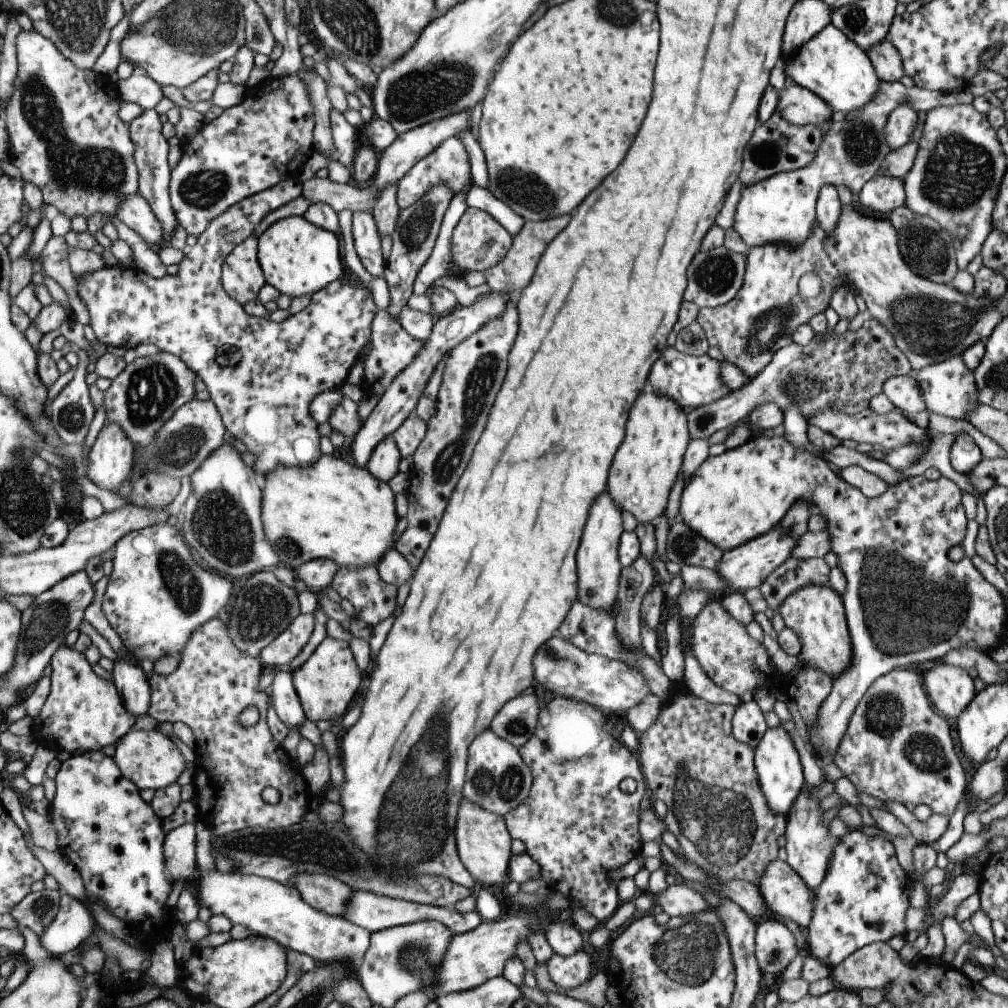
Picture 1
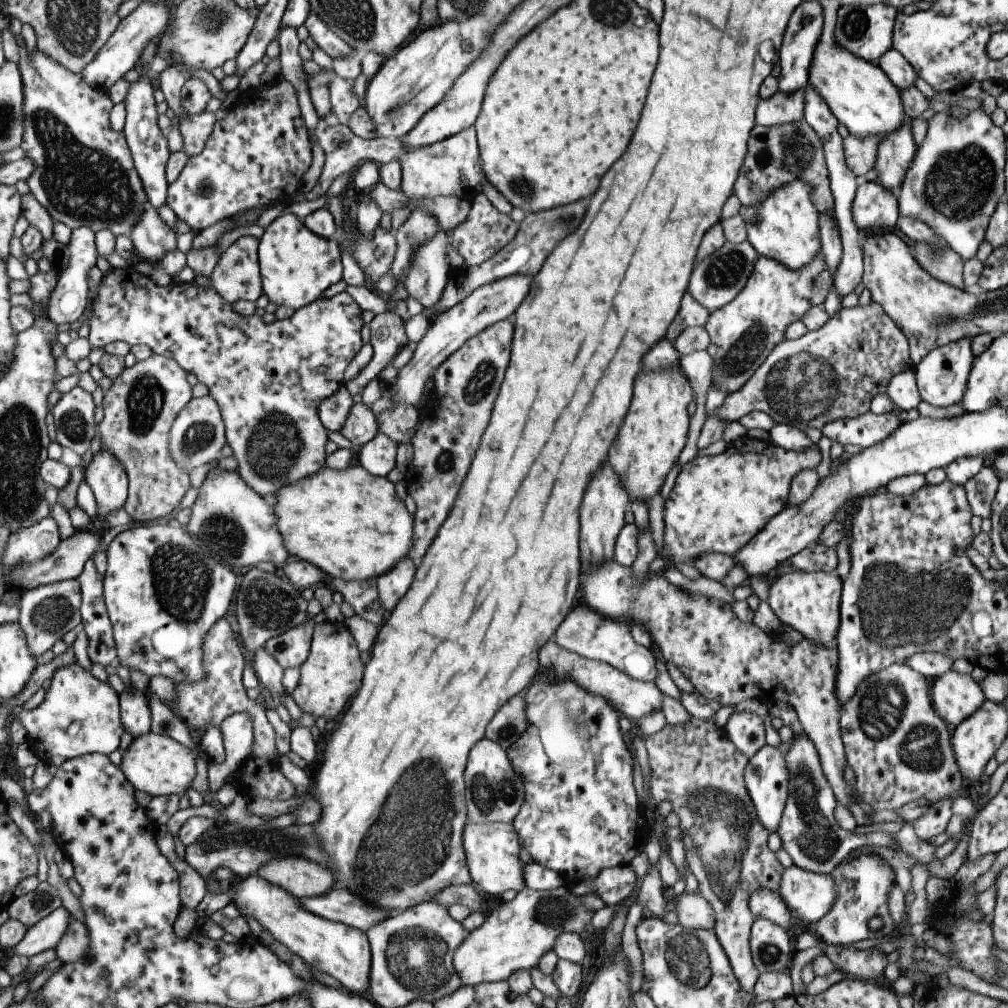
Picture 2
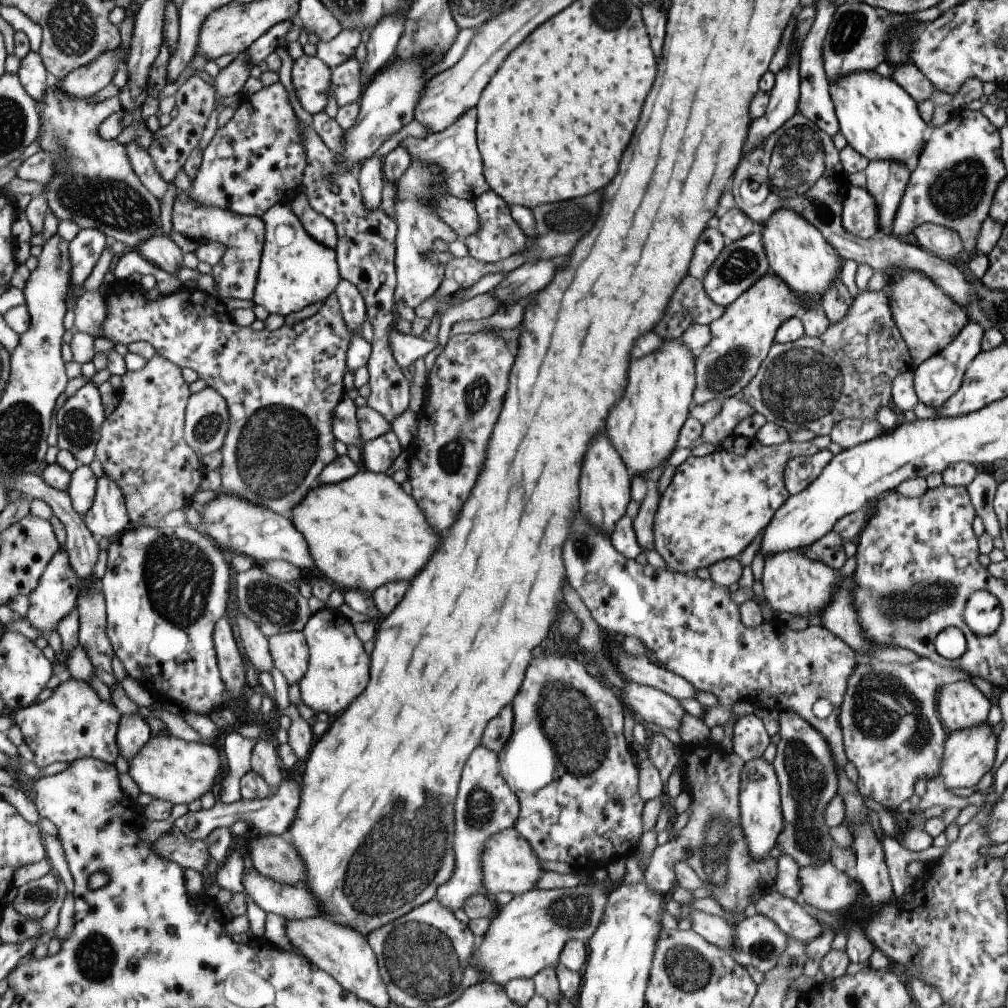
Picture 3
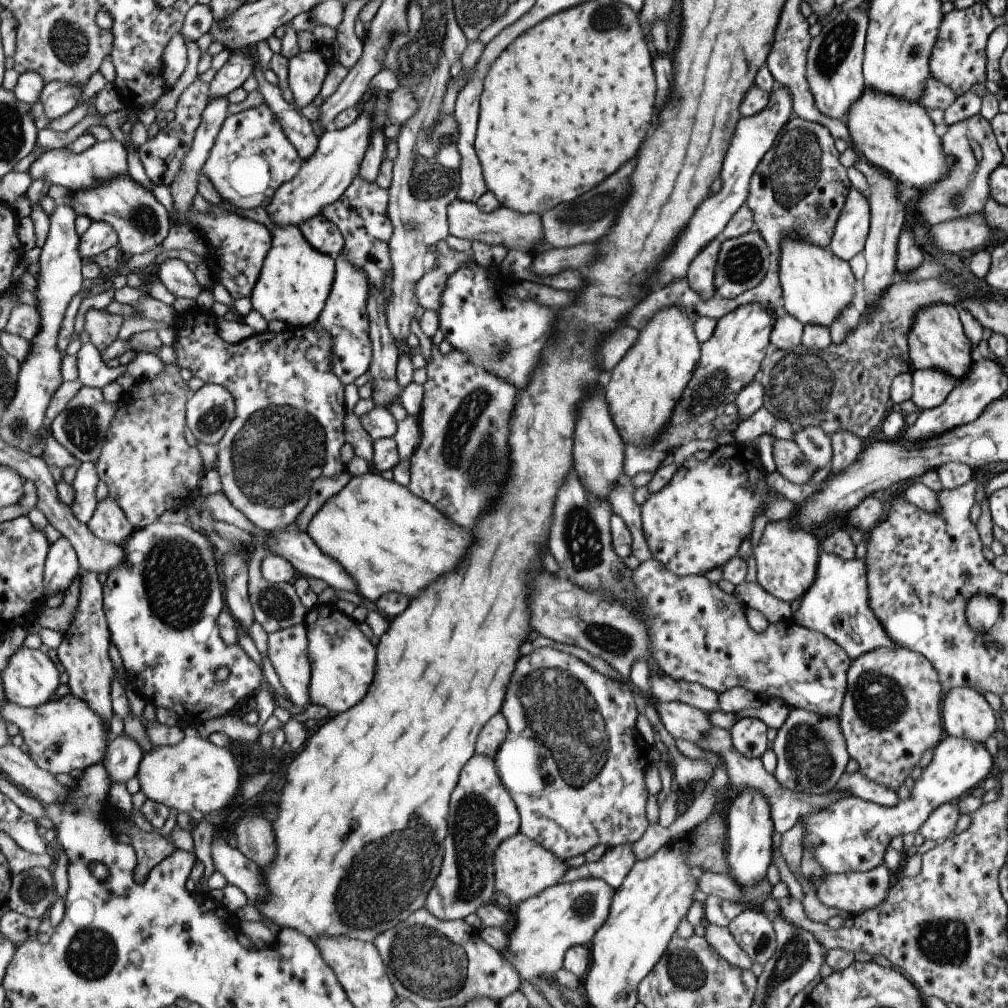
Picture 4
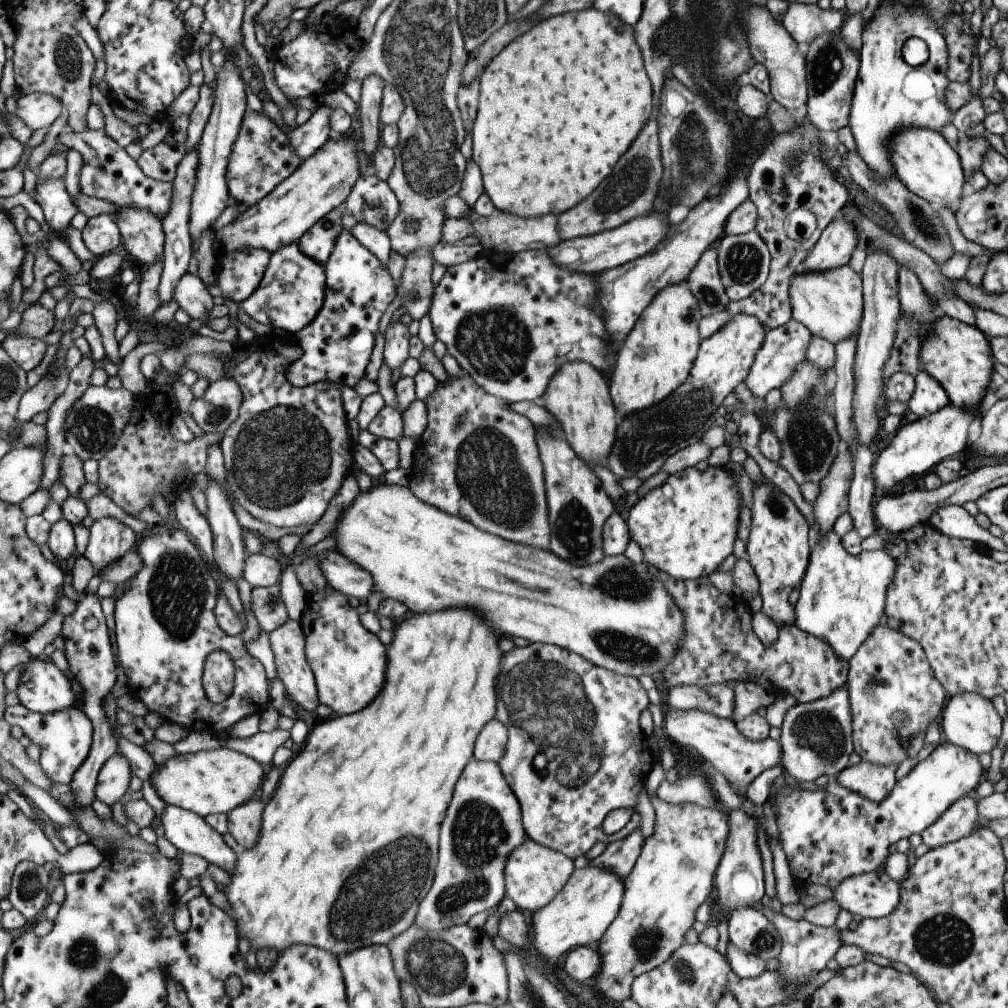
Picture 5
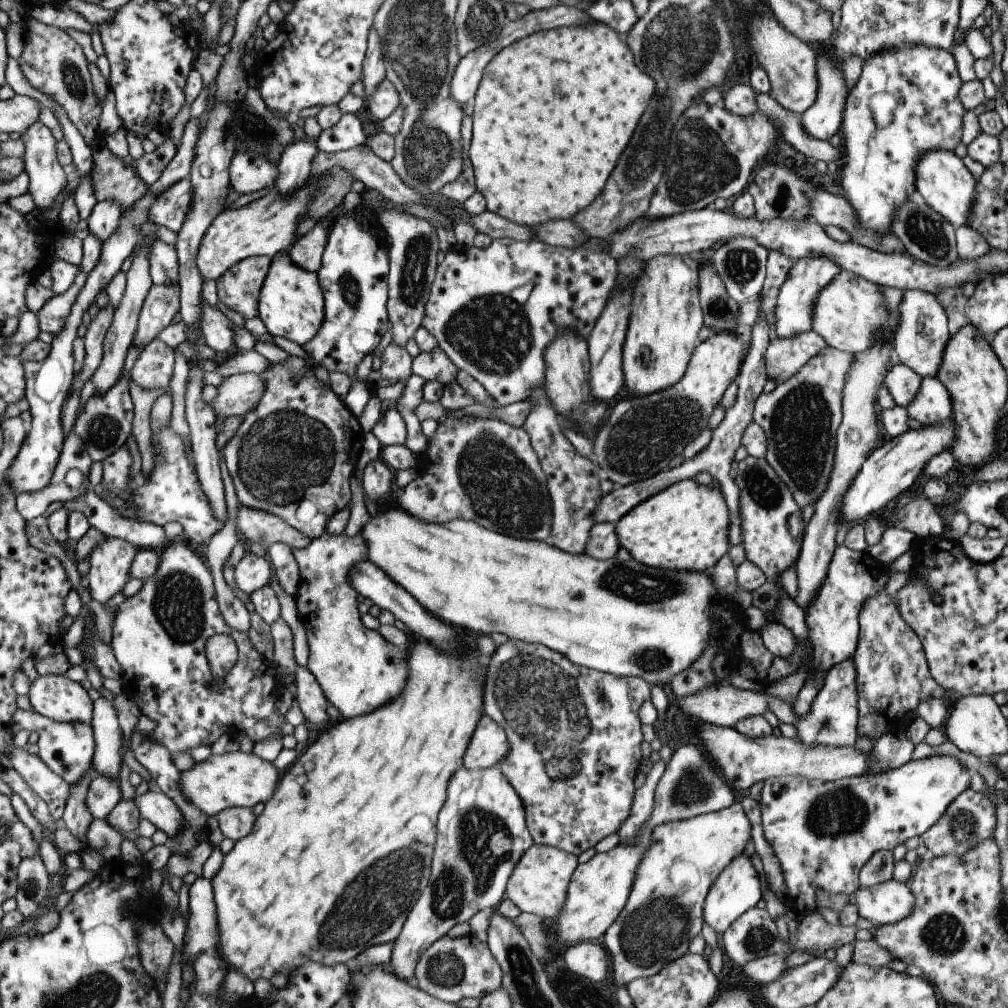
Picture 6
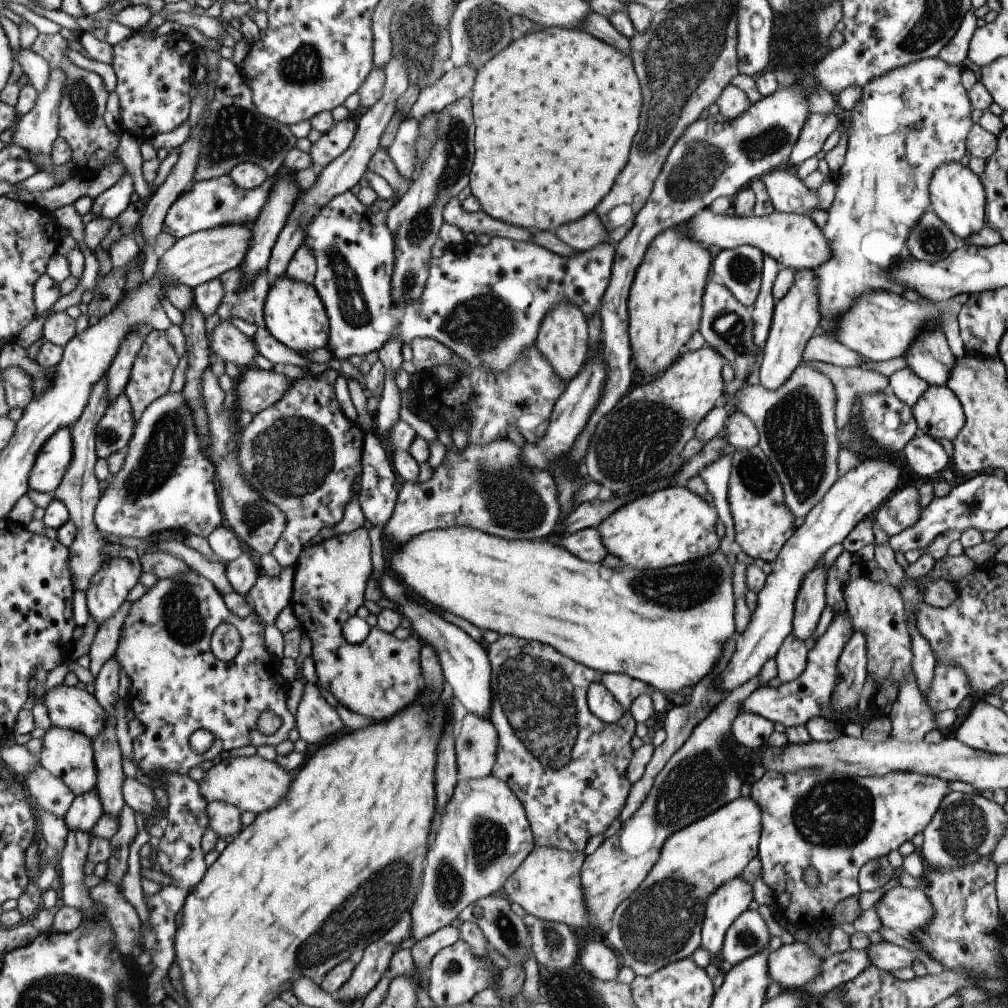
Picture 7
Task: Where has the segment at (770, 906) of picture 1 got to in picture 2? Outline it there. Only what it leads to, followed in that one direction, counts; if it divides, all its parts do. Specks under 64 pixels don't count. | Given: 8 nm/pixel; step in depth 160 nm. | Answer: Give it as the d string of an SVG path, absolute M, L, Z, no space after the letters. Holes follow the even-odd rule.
M795 865L785 867L778 878L778 896L791 916L803 922L818 921L835 898L833 879Z

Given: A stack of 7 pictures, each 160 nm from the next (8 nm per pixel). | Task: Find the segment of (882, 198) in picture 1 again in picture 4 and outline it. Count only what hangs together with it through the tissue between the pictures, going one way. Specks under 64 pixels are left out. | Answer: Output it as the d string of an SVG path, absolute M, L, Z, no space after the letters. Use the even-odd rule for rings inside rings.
M850 187L836 218L829 244L825 248L844 261L855 256L864 247L869 213L868 200L862 193Z

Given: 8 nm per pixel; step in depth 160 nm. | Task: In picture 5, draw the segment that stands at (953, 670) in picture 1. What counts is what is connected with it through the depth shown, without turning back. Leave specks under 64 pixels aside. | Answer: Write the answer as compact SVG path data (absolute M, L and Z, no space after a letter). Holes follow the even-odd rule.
M961 693L947 697L942 706L938 722L948 743L960 746L973 754L988 752L995 746L1001 734L1001 718L989 699L975 693Z

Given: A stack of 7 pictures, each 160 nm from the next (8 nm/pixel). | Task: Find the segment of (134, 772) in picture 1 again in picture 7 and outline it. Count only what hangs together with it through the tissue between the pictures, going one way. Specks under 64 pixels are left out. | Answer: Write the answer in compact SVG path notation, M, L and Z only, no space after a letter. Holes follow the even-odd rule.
M256 754L250 757L223 755L217 764L212 764L204 773L205 776L197 784L199 794L205 802L221 801L238 808L241 813L249 811L259 814L269 806L275 806L275 802L279 802L285 796L291 780L291 772L281 769L275 761L265 760Z

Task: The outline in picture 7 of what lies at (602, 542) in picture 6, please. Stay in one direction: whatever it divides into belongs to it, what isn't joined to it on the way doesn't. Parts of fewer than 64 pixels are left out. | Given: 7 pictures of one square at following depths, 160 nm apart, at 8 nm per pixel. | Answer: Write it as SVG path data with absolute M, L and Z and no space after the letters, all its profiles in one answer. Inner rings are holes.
M587 527L564 537L562 547L585 562L602 563L608 554L595 527Z

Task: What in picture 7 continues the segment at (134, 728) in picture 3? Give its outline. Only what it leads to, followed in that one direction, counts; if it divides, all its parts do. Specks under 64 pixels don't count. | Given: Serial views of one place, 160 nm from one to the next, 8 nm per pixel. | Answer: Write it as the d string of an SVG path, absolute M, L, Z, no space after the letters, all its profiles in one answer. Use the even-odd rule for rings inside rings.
M93 790L73 797L65 820L70 829L89 832L102 813L101 801Z

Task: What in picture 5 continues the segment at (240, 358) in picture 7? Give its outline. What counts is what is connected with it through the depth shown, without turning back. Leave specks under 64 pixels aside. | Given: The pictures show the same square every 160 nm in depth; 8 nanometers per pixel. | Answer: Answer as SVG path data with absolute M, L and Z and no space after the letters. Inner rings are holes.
M183 273L172 288L171 296L191 319L197 319L205 325L210 320L207 314L213 305L212 296L197 275Z

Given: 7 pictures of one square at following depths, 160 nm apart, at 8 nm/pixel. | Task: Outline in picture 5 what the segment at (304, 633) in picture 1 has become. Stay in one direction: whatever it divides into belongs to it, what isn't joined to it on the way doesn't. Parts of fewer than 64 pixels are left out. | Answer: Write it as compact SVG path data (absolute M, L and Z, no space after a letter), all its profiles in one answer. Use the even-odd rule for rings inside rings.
M287 619L281 626L268 633L268 640L273 653L276 676L284 686L285 696L293 705L299 704L306 711L313 712L320 704L317 698L314 676L304 655L304 636L298 621Z

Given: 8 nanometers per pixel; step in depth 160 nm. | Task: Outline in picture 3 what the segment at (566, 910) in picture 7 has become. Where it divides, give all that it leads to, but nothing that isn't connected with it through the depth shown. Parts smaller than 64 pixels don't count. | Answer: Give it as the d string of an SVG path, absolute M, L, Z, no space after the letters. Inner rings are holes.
M513 827L493 833L485 839L480 854L480 869L481 892L489 897L496 892L523 894L525 891L535 888L539 873L543 871L527 841Z

